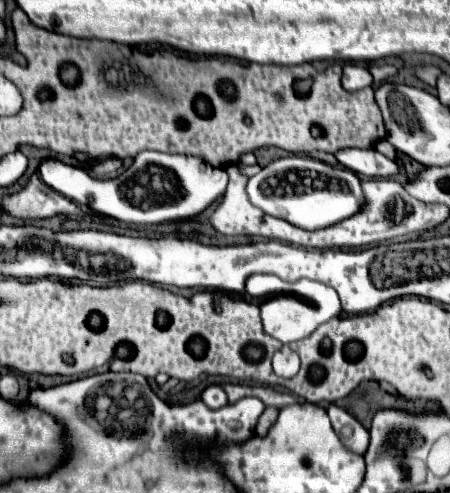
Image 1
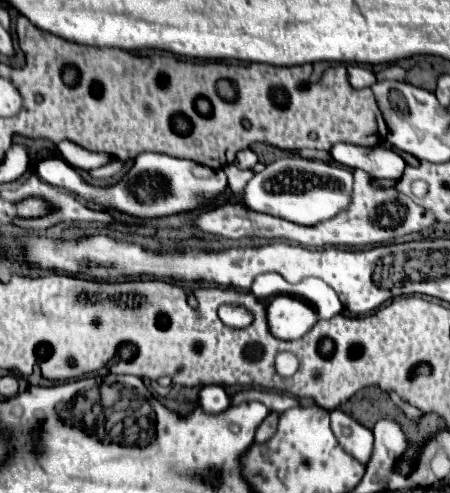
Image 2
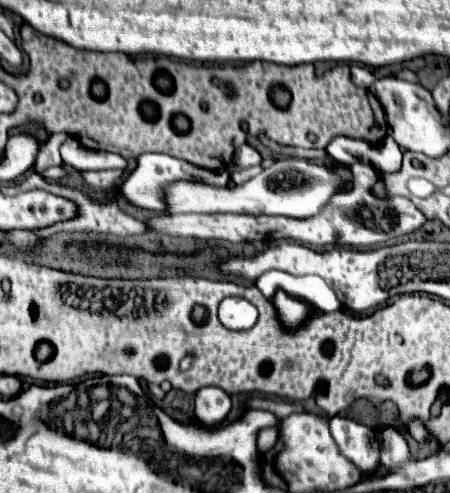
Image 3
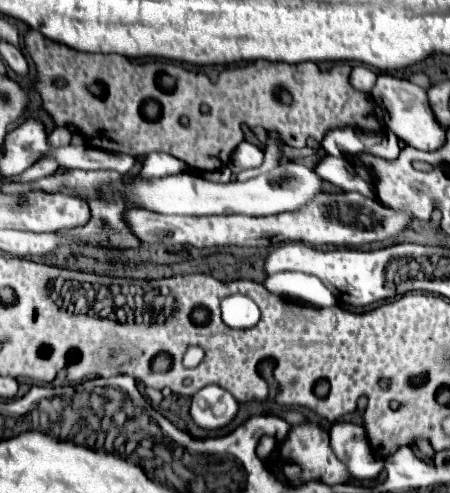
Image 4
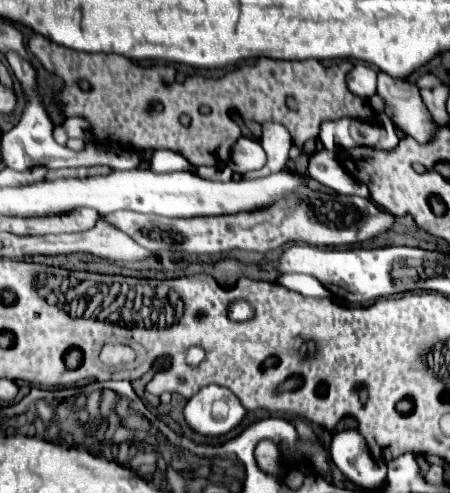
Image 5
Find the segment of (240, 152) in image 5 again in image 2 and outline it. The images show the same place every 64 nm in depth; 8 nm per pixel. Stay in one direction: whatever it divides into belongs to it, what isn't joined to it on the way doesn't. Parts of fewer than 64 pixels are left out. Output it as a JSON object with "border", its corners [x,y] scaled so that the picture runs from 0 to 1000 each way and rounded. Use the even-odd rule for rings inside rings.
{"border":[[[556,300],[533,304],[533,308],[524,312],[524,333],[529,333],[529,341],[564,341],[569,329],[573,329],[573,316],[569,316]]]}

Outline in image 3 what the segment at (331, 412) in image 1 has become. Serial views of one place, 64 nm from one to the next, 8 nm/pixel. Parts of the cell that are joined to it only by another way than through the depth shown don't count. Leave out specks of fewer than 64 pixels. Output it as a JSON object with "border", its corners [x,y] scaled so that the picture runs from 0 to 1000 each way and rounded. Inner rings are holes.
{"border":[[[742,844],[733,852],[738,888],[760,925],[769,925],[804,961],[836,957],[844,945],[844,909],[827,868],[773,848]]]}

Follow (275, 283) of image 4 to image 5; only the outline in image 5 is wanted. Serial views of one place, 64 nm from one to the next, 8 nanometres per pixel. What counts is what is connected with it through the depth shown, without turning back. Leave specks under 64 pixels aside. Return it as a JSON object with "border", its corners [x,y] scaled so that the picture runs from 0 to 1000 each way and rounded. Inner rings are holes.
{"border":[[[627,556],[618,568],[618,576],[631,576],[676,600],[702,600],[702,604],[733,604],[733,592],[693,560],[676,560],[676,556]]]}

